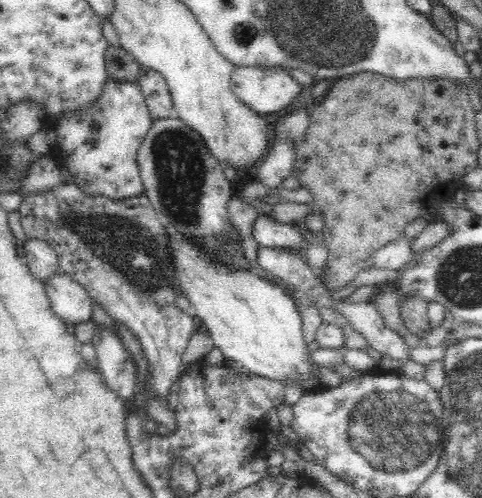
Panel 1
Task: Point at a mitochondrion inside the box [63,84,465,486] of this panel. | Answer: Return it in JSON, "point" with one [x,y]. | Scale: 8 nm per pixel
{"point":[390,429]}

